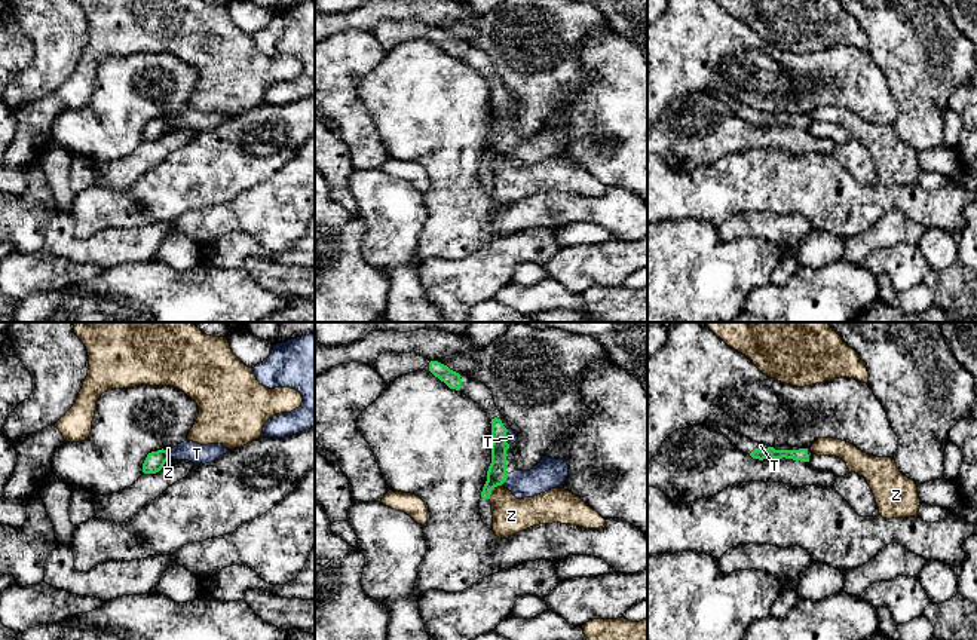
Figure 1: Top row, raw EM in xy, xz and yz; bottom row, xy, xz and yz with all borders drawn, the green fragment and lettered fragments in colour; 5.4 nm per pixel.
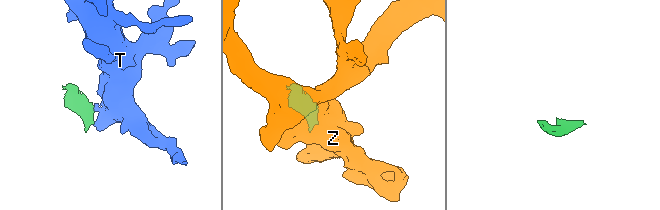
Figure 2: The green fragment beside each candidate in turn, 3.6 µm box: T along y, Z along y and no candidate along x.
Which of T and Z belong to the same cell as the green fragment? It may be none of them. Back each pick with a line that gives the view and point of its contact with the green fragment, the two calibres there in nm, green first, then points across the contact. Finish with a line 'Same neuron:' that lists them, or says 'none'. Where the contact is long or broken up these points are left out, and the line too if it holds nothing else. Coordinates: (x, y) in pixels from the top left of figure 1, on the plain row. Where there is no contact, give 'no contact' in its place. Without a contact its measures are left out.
T: contact xz (505, 104); calibres 110 and 60 nm
Same neuron: T

